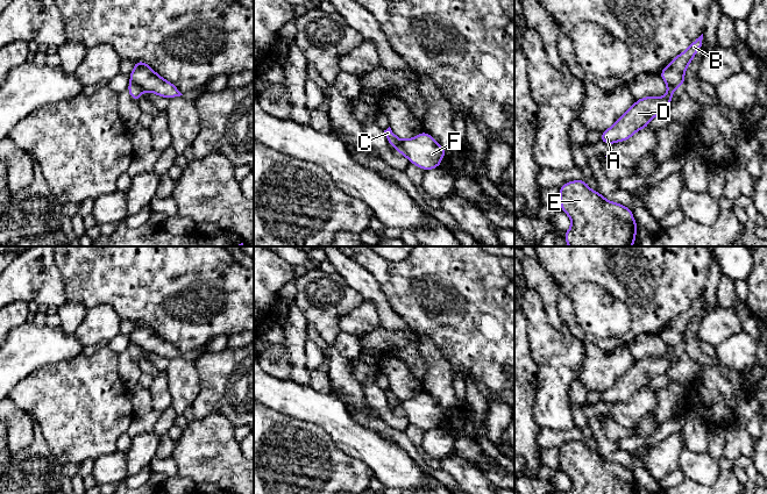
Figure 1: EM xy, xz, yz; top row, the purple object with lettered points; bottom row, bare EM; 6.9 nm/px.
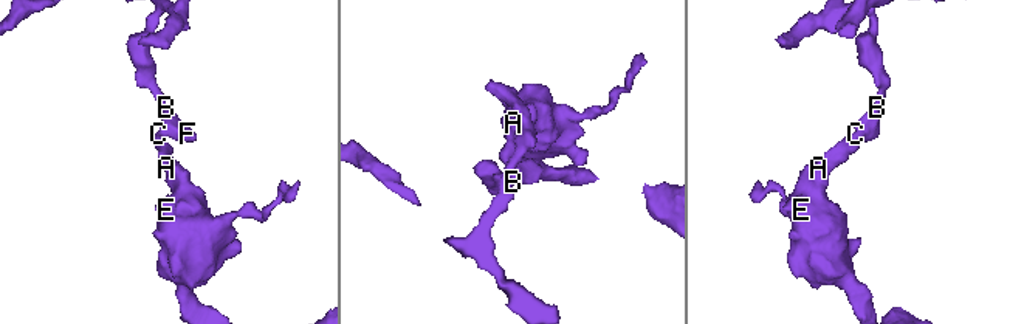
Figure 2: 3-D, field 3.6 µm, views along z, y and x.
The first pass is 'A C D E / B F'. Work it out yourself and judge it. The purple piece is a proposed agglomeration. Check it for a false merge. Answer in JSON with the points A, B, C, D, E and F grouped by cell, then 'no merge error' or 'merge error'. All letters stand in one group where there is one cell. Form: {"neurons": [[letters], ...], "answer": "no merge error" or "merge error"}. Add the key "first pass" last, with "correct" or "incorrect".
{"neurons": [["A", "C", "D", "E"], ["B", "F"]], "answer": "merge error", "first pass": "correct"}

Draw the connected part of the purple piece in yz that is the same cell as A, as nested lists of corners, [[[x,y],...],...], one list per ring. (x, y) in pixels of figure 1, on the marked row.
[[[668,86],[662,98],[646,96],[637,100],[611,128],[602,133],[599,141],[606,144],[627,141],[638,130],[647,128],[653,117],[667,113],[674,91],[674,87]]]

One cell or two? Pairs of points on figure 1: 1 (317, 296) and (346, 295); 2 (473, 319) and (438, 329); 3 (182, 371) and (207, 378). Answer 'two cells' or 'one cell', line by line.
1: one cell
2: one cell
3: two cells

